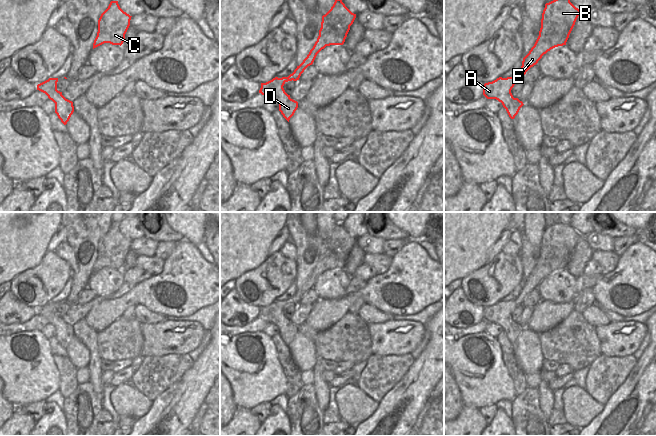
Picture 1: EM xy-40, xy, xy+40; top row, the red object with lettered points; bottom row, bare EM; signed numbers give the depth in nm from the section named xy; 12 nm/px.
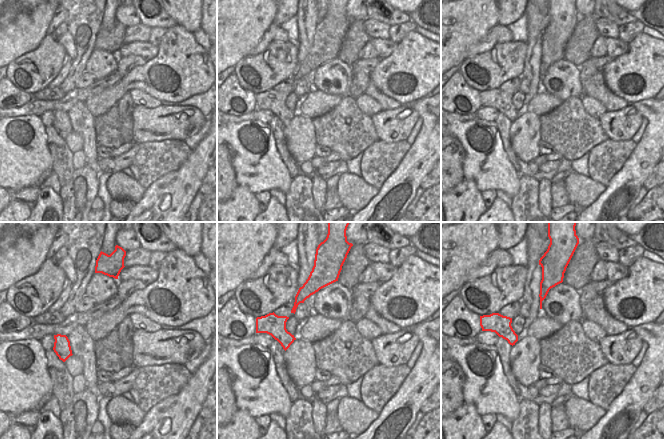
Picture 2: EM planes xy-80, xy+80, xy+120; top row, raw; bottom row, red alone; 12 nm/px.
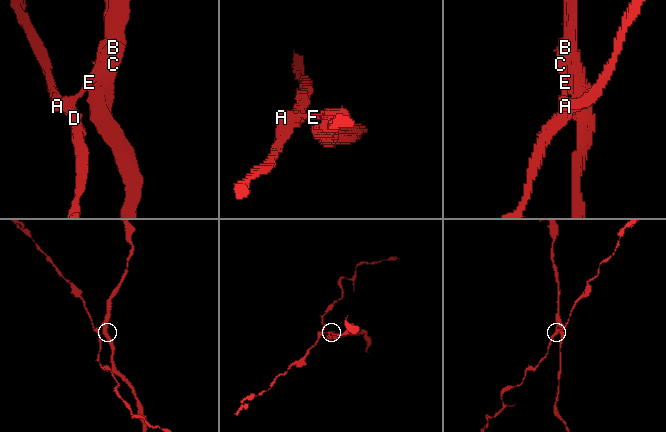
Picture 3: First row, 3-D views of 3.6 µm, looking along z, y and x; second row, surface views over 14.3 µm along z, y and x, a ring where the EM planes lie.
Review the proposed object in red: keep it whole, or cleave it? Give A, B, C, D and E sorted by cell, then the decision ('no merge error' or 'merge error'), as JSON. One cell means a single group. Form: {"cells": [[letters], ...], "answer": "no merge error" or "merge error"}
{"cells": [["A", "D"], ["B", "C", "E"]], "answer": "merge error"}

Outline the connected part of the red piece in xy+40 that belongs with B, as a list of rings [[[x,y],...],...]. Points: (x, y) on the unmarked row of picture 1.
[[[559,212],[558,222],[545,228],[539,260],[529,277],[523,282],[522,290],[514,302],[522,305],[526,296],[551,273],[566,269],[575,246],[581,237],[570,226],[574,212]]]

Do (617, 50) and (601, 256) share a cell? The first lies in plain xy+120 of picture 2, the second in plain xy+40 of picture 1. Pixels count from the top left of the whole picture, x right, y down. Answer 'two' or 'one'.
one

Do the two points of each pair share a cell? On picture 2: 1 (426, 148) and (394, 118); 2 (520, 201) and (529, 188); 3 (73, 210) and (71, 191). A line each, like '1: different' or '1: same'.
1: different
2: same
3: same

